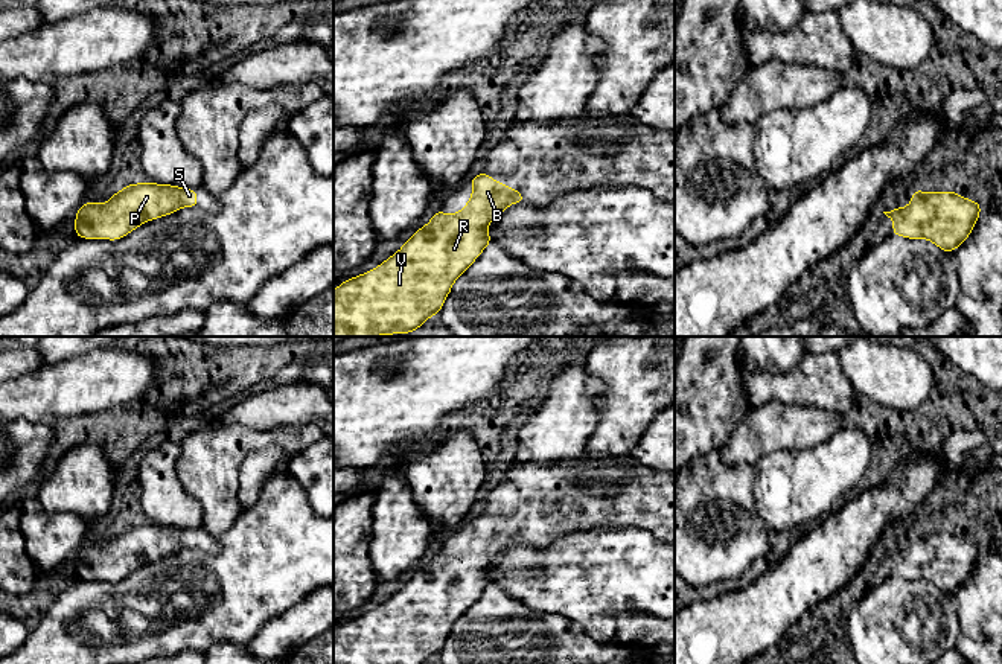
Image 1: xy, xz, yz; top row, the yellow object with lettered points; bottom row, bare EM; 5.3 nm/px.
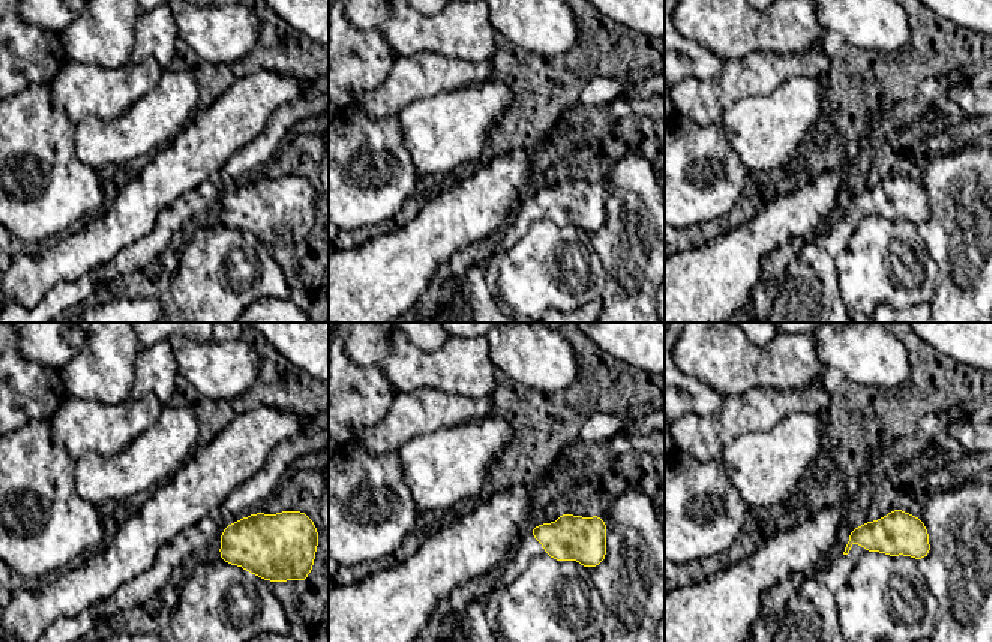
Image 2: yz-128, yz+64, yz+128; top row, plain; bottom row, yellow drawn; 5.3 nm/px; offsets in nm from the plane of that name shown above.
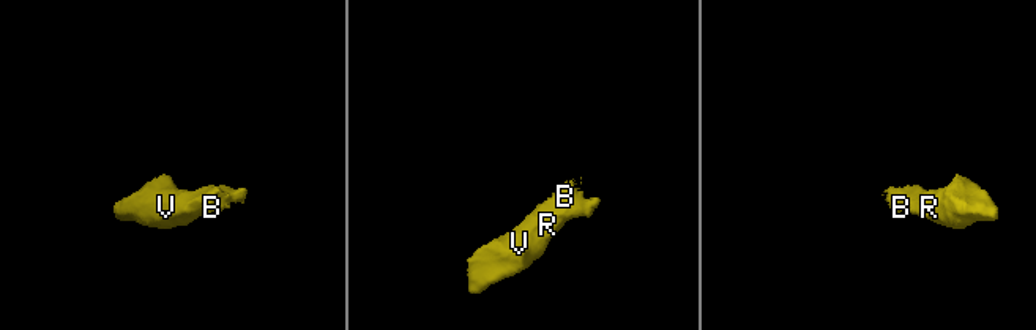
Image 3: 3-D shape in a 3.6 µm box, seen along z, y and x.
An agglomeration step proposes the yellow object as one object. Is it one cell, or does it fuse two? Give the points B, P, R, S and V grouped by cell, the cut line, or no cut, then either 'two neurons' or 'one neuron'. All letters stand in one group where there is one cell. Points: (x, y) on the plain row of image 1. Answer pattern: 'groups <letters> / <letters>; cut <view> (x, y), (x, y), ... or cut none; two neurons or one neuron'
groups B P R S V; cut none; one neuron

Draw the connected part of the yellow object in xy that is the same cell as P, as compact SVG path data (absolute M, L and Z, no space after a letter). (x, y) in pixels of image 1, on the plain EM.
M151 522L128 525L104 545L84 544L76 553L75 574L82 580L117 582L143 563L196 547L195 530Z

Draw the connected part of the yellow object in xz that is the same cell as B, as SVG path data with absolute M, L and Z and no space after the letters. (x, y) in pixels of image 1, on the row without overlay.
M486 513L475 516L469 525L472 536L460 553L446 556L436 551L429 563L416 571L399 592L333 630L333 664L425 664L439 656L454 623L492 583L489 565L509 547L524 544L522 533L501 525Z

